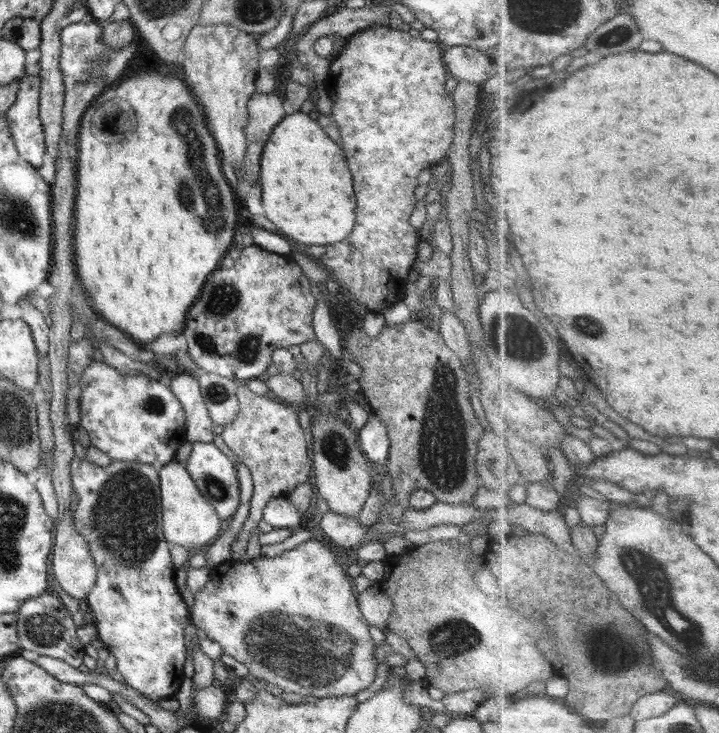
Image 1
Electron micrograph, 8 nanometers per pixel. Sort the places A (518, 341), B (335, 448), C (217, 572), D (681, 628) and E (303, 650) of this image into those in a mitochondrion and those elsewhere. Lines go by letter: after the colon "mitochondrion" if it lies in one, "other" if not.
A: mitochondrion
B: mitochondrion
C: other
D: mitochondrion
E: mitochondrion

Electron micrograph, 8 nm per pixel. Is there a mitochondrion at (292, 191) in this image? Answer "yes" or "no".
no

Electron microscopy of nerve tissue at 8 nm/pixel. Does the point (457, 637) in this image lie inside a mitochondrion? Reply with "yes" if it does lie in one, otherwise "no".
yes

